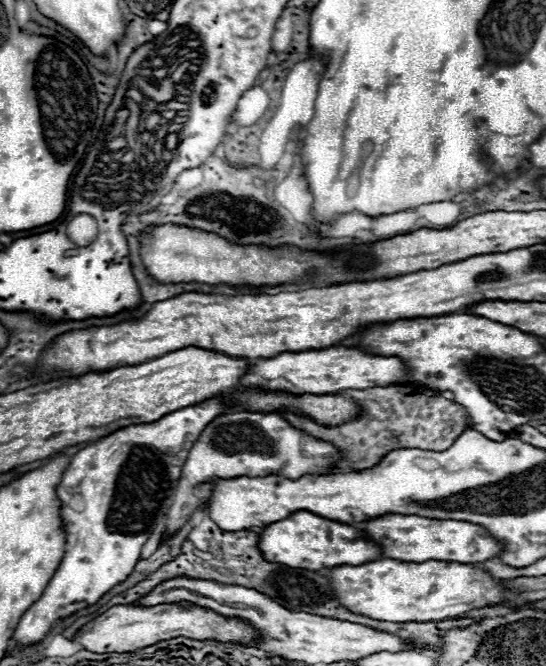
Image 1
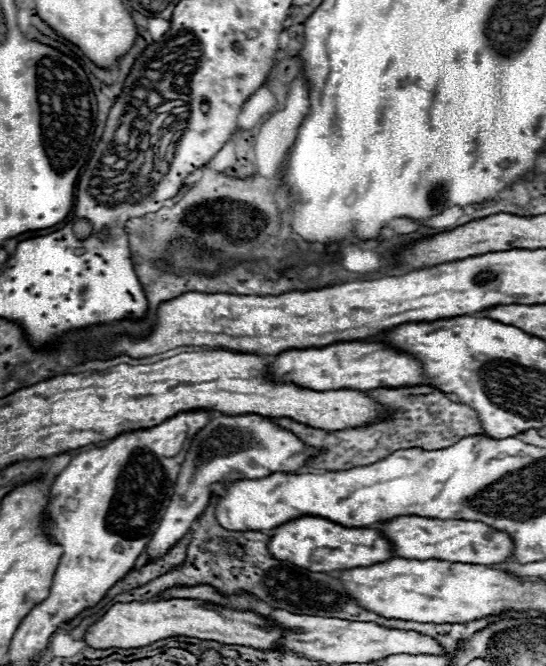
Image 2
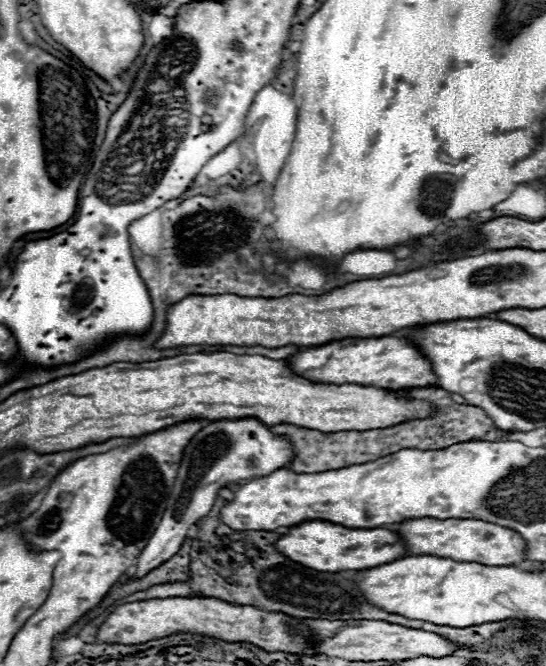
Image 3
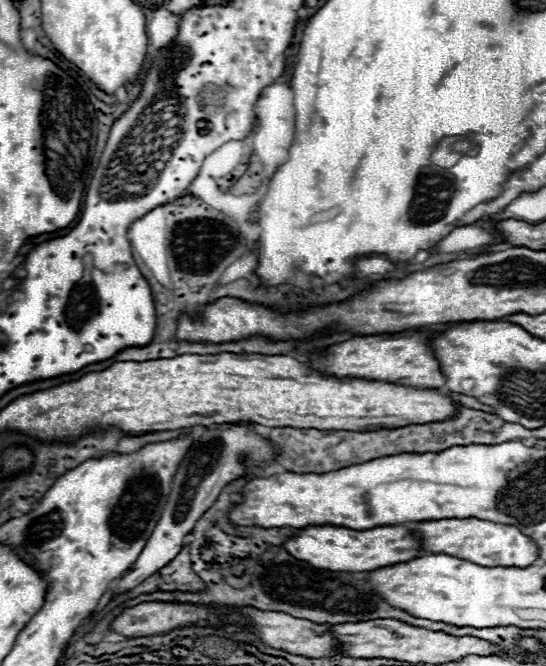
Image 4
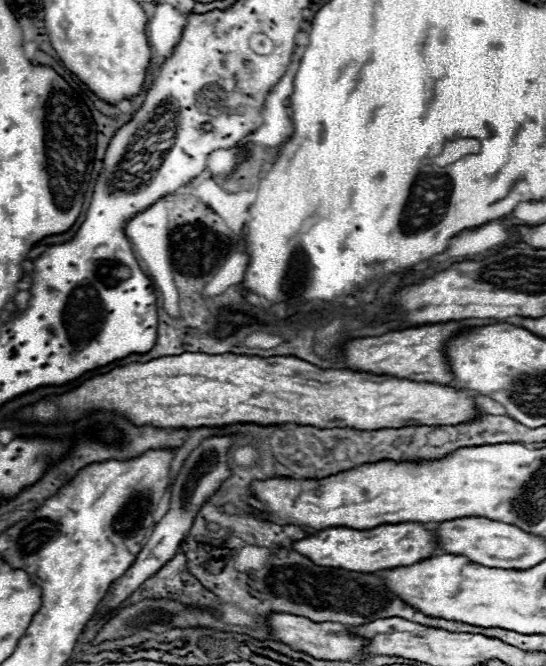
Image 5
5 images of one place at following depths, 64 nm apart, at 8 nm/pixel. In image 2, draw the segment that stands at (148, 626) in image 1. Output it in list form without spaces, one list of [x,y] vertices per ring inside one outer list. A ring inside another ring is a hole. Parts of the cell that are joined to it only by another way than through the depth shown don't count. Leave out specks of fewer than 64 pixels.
[[[160,600],[160,602],[126,602],[114,604],[98,622],[94,622],[86,634],[84,642],[90,648],[106,650],[106,648],[140,648],[160,638],[170,636],[194,636],[200,640],[216,640],[216,642],[236,642],[240,646],[252,646],[258,650],[272,650],[274,644],[280,640],[280,630],[266,622],[264,616],[238,612],[238,610],[224,610],[220,606],[212,606],[200,600]]]

